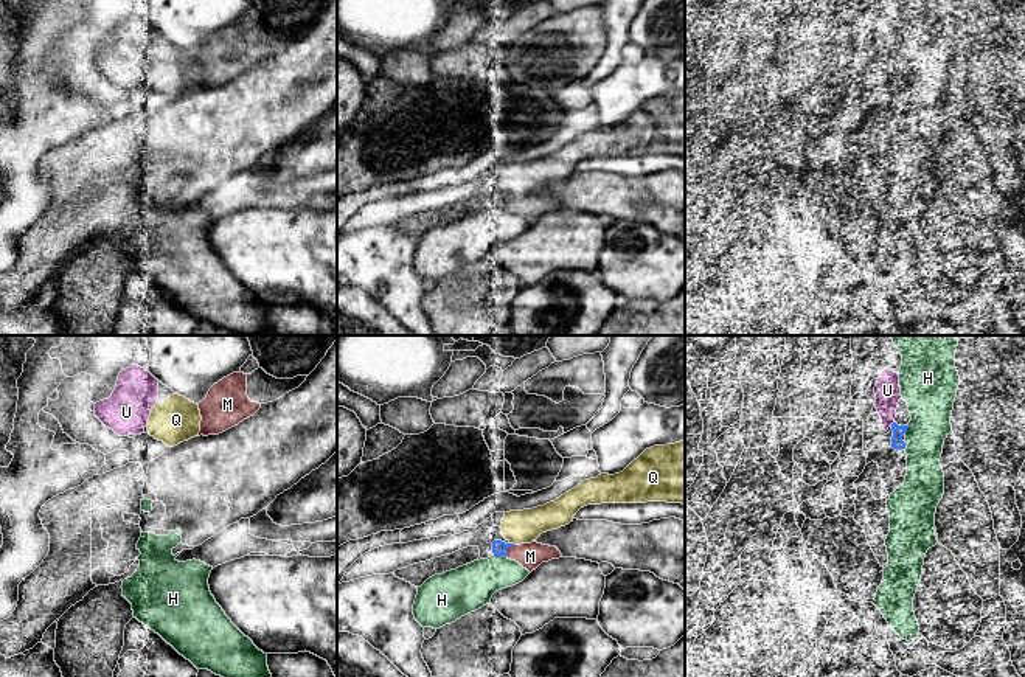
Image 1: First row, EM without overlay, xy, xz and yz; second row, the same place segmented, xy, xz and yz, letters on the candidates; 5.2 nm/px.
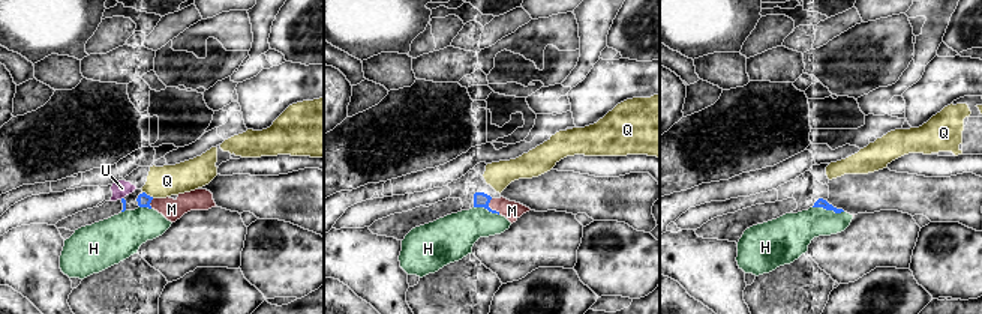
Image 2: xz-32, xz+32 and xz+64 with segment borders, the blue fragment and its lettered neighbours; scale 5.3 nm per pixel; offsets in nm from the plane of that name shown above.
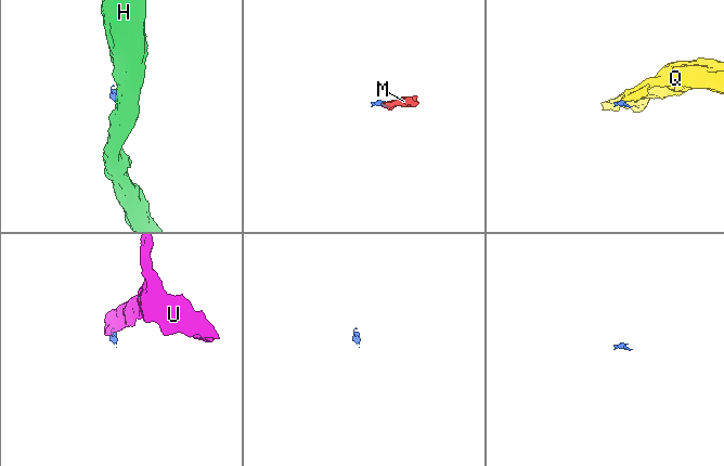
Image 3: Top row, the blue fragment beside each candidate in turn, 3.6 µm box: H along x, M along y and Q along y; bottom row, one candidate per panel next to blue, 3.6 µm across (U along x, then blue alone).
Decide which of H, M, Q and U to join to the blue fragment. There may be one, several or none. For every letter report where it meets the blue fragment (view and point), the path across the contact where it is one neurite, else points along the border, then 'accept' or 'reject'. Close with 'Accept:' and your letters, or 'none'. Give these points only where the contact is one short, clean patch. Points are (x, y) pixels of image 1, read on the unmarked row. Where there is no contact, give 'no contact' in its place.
H: xz (500, 207) | reject
M: xz (505, 202) | accept
Q: xz (513, 196) | reject
U: yz (892, 76) | reject
Accept: M

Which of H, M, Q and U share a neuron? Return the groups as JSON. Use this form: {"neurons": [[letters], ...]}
{"neurons": [["H"], ["M"], ["Q", "U"]]}

